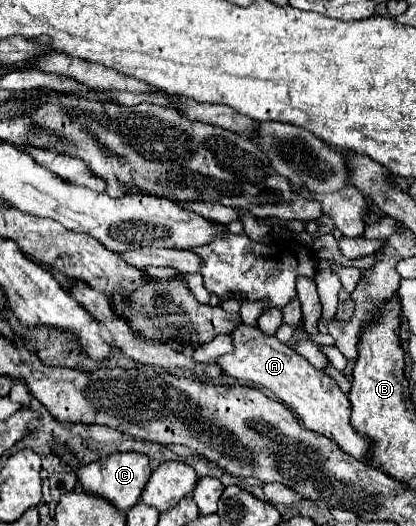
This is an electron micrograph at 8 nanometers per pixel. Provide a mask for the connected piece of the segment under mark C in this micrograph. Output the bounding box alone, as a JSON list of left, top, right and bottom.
[77,452,151,510]

